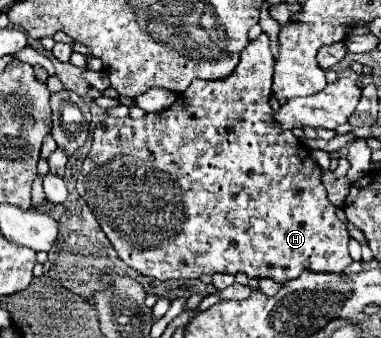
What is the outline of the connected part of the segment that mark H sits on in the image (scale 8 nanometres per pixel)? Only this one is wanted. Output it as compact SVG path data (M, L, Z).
M262 33L256 41L250 41L250 45L240 53L240 63L234 69L234 73L220 81L204 81L194 79L190 87L178 95L178 101L174 101L168 109L158 113L146 113L142 119L106 119L104 123L96 125L96 131L92 135L92 147L88 157L82 163L82 169L76 179L76 189L80 197L88 203L94 217L98 219L102 231L114 245L116 253L122 257L122 261L136 269L142 275L156 277L162 281L168 279L198 279L202 273L232 273L238 271L246 273L248 277L272 277L274 281L288 281L298 277L302 271L322 271L322 273L342 273L350 263L352 257L348 253L348 229L338 219L336 207L328 201L326 189L322 185L322 169L312 159L310 151L302 147L300 139L294 137L292 131L286 131L280 127L280 123L274 121L274 113L270 107L272 97L272 75L274 75L274 57L270 53L270 41L268 35Z

